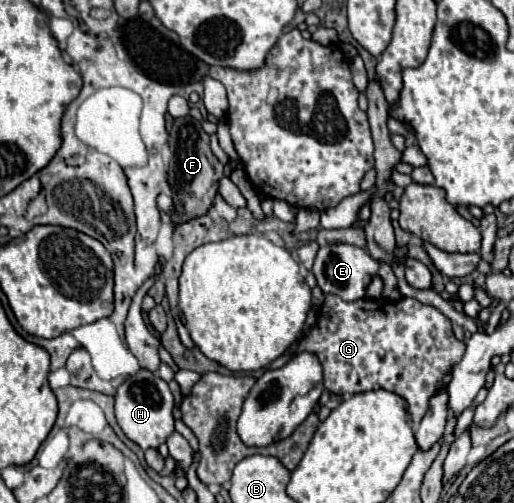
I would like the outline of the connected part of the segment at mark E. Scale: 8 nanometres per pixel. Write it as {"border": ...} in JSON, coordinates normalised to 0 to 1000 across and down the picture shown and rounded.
{"border":[[[642,485],[642,489],[626,489],[619,497],[607,541],[611,541],[615,561],[626,581],[654,584],[665,596],[685,600],[685,596],[708,592],[716,565],[735,545],[735,521],[728,513],[720,513],[720,505],[708,493],[681,489],[681,485]]]}

